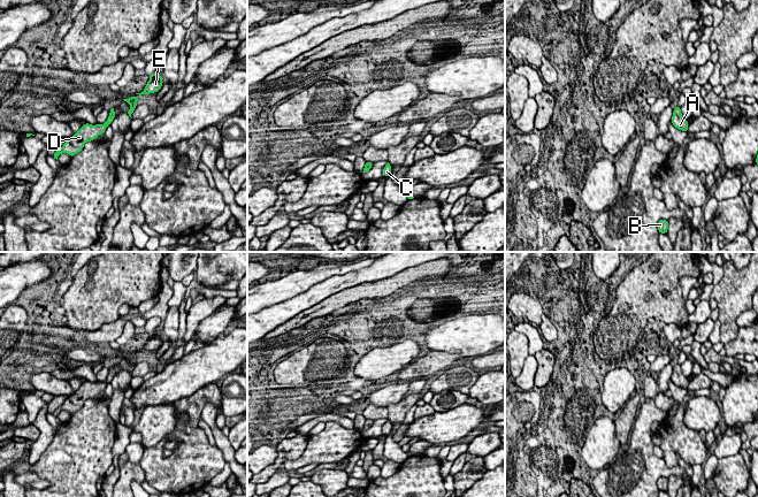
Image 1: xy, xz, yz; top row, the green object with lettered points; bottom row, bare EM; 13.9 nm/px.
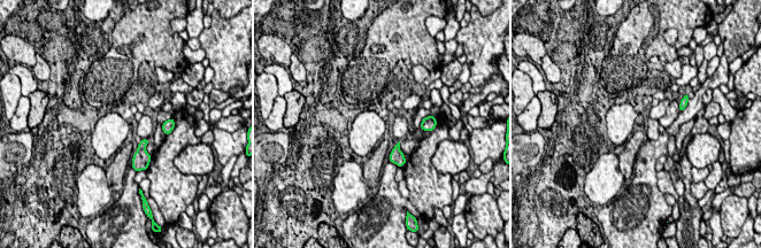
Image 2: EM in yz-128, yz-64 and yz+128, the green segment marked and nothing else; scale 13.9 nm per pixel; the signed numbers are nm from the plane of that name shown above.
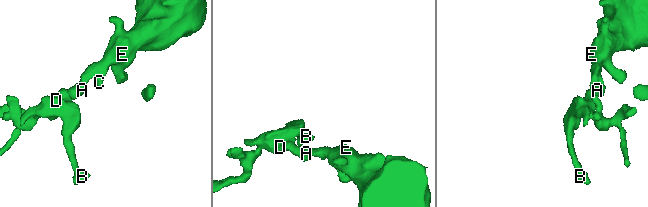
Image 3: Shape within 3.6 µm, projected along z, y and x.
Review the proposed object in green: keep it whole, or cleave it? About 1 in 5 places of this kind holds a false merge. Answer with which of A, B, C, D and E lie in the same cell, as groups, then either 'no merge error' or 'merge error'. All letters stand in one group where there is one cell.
A B C D E; no merge error

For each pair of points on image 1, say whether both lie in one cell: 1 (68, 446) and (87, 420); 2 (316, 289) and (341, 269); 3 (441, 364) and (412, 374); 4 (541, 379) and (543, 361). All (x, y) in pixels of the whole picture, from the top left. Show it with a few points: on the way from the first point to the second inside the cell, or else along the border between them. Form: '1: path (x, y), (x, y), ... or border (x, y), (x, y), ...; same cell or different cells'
1: path (75, 440), (87, 427); same cell
2: border (360, 268), (335, 274), (309, 288); different cells
3: path (434, 364), (419, 369); same cell
4: path (543, 374), (544, 366); same cell

